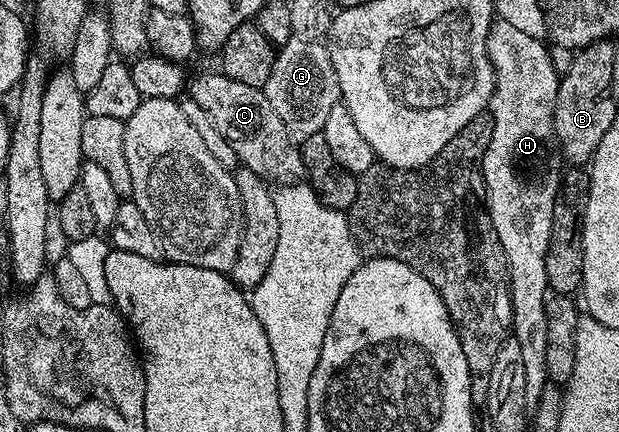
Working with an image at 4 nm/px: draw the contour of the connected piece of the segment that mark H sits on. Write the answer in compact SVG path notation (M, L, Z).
M500 18L492 23L487 39L487 53L495 71L495 89L489 105L493 118L493 138L489 138L489 146L481 161L483 181L487 187L487 213L491 216L507 259L507 274L511 285L511 330L517 346L521 346L521 358L525 365L525 398L531 406L538 403L541 390L549 381L545 358L545 350L549 346L549 289L545 278L545 258L553 222L553 198L557 198L561 169L565 164L554 132L554 103L557 102L561 74L554 68L548 45L545 44L542 39L530 37Z

